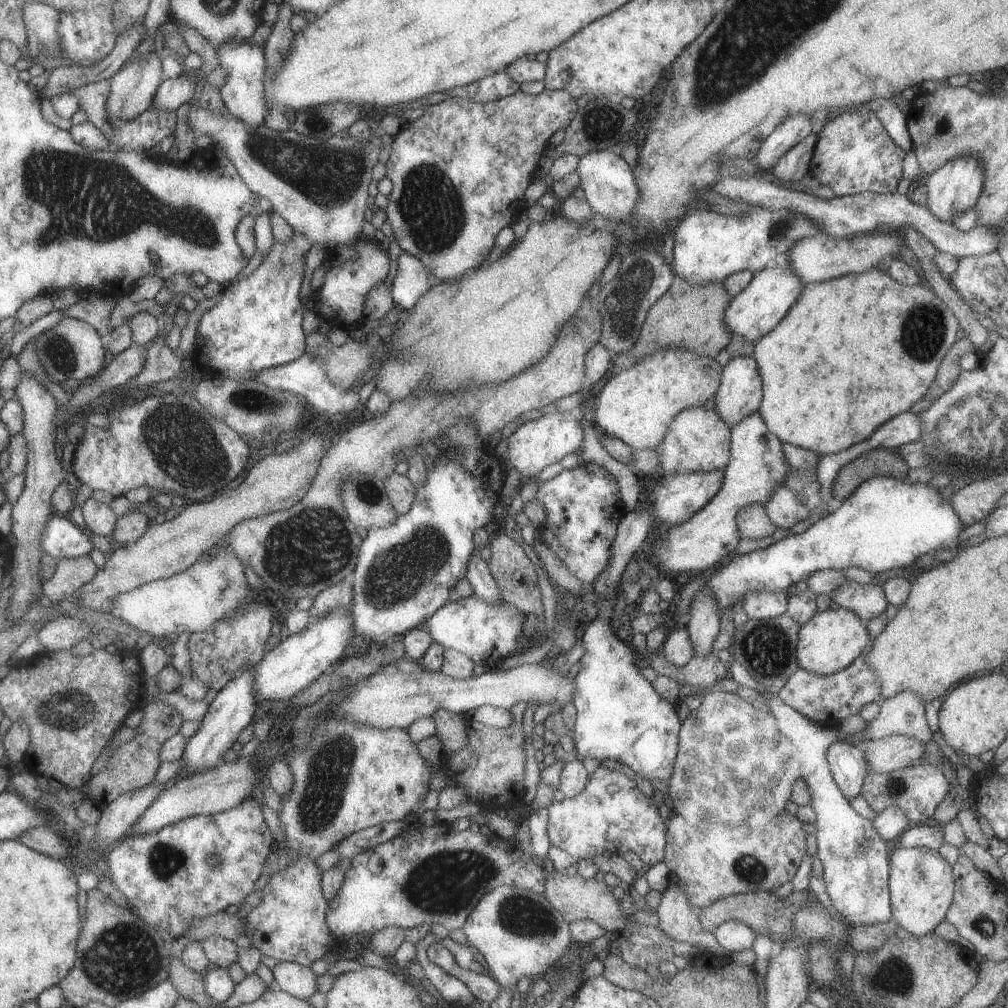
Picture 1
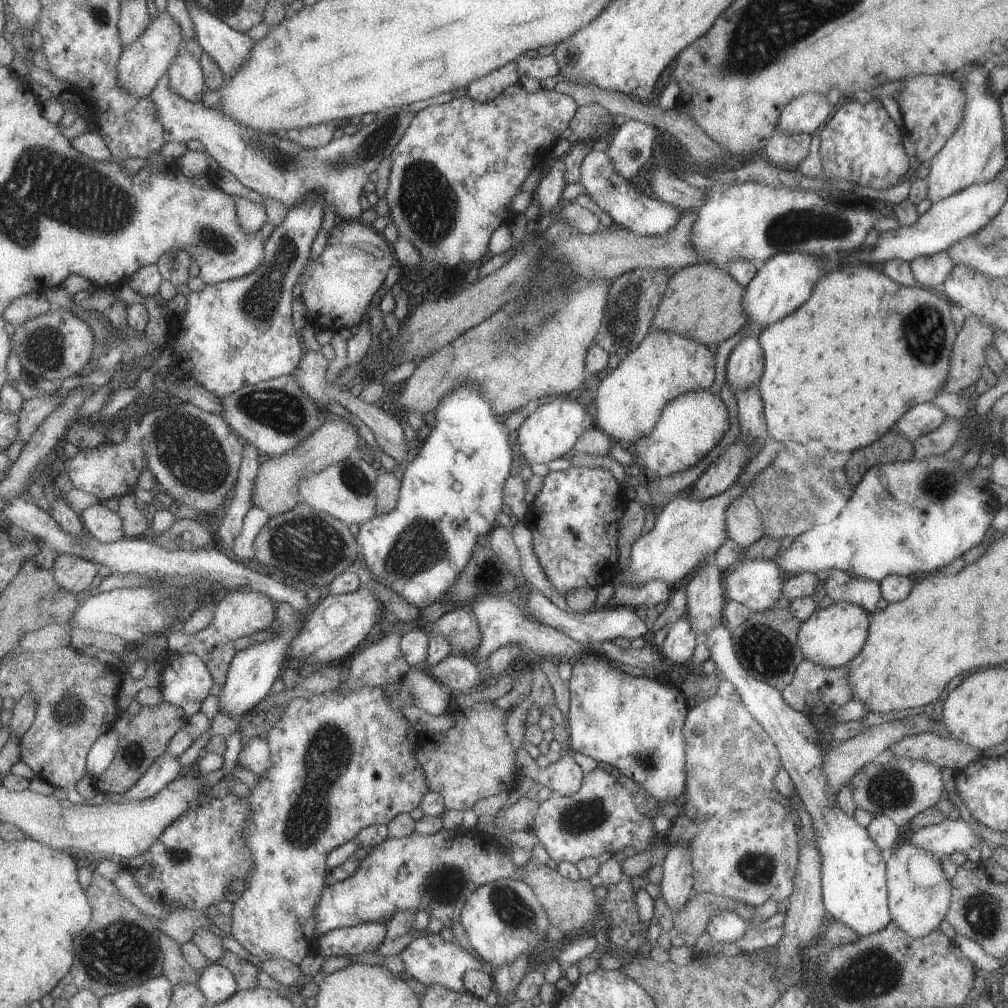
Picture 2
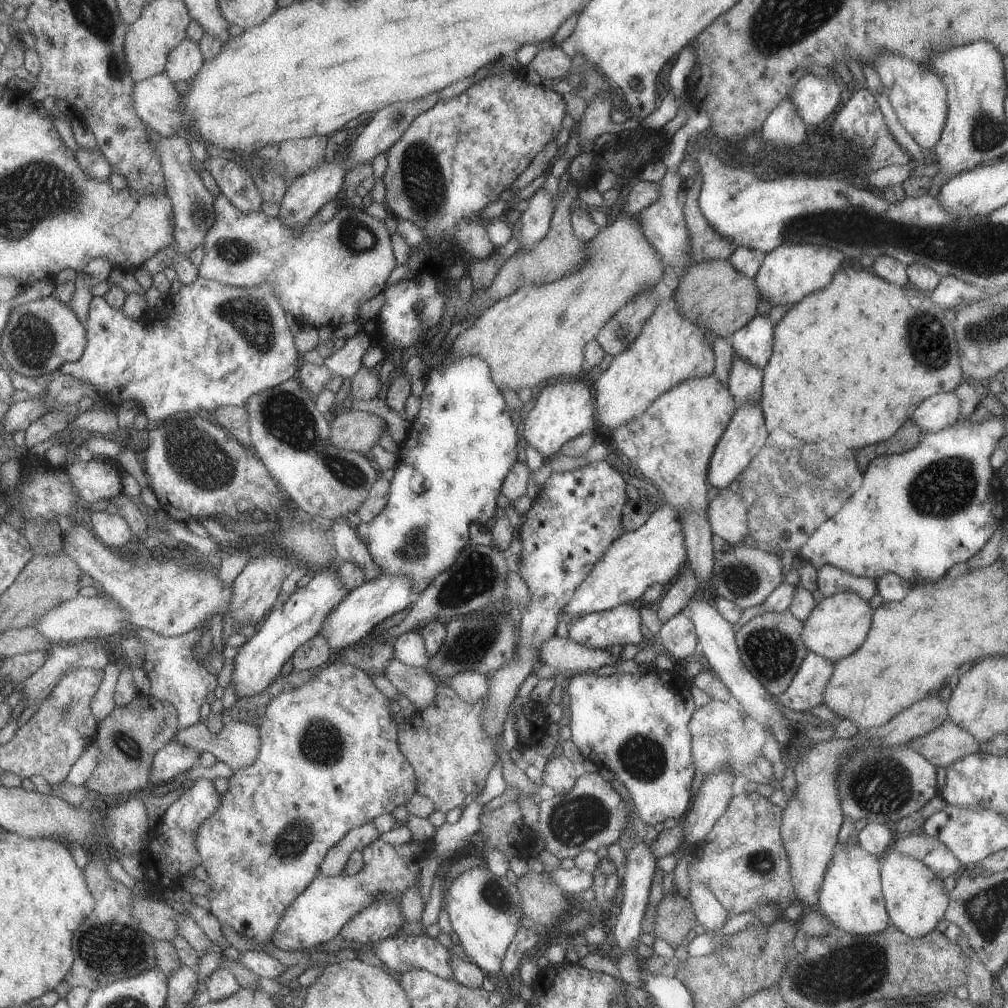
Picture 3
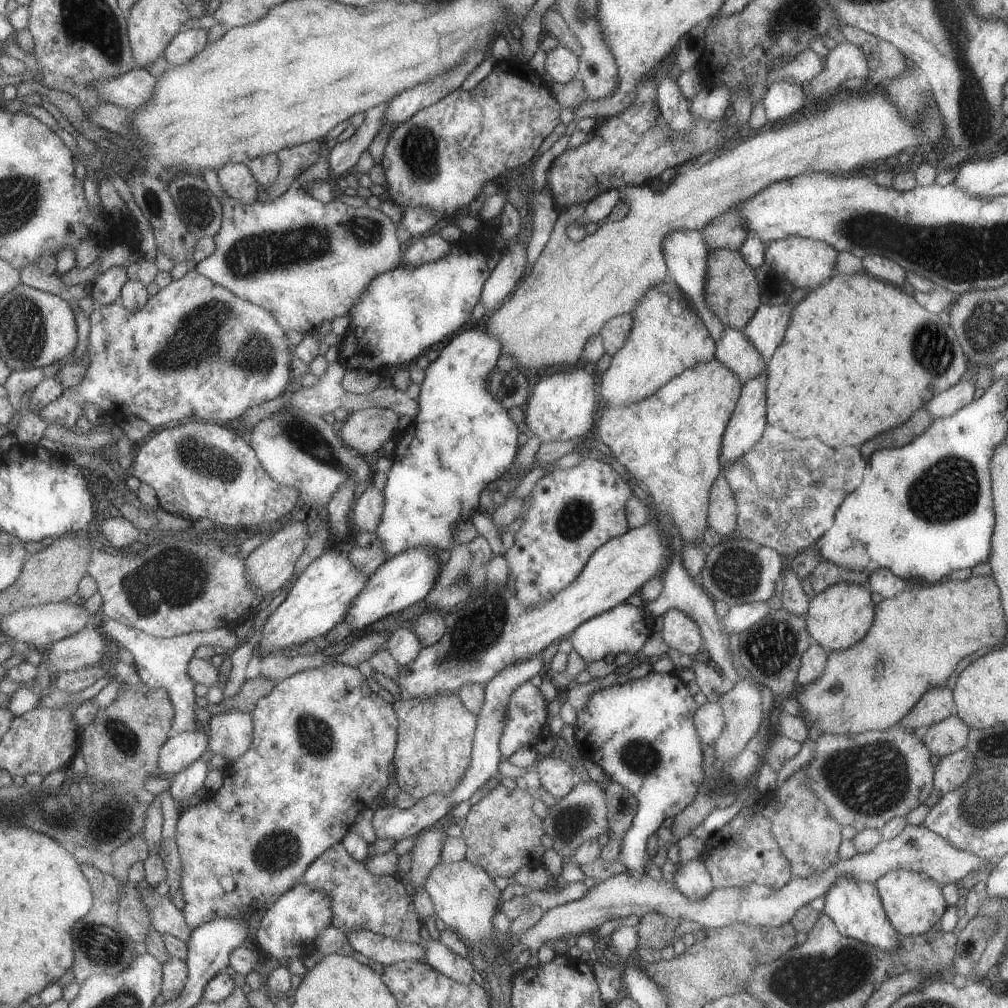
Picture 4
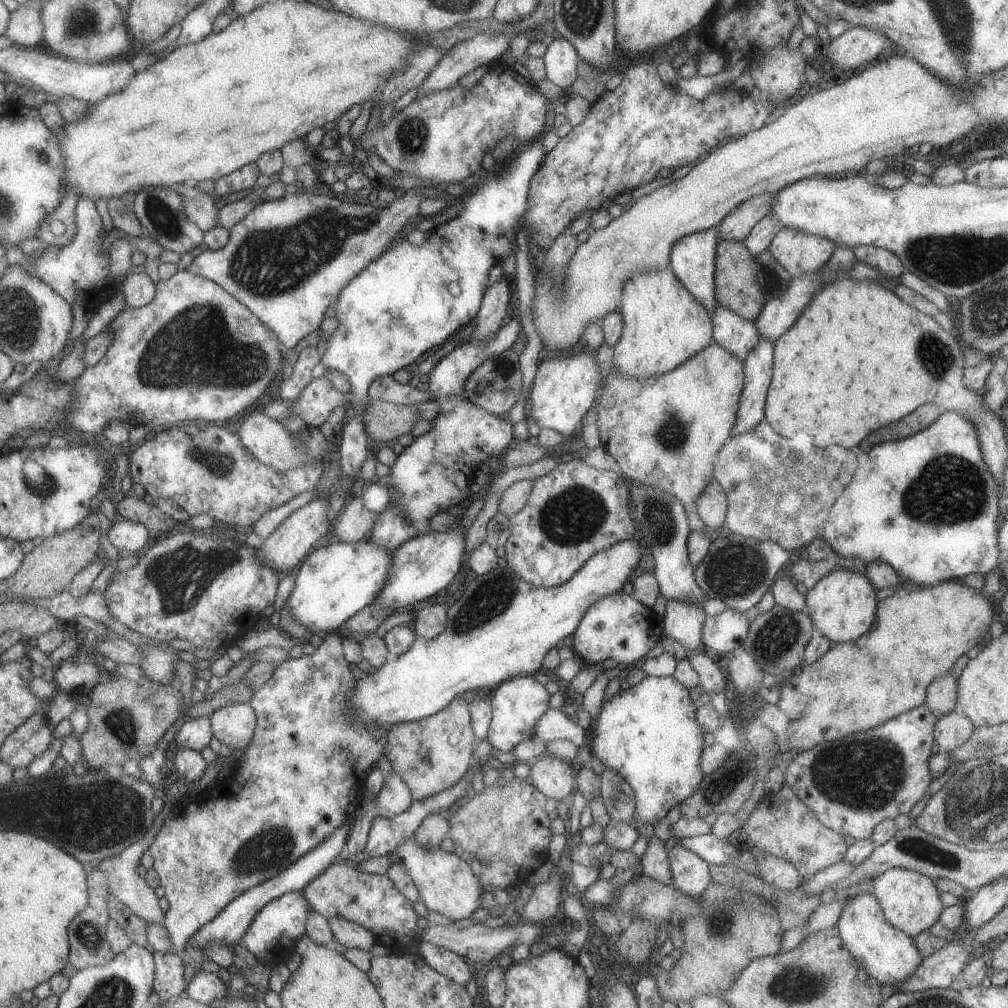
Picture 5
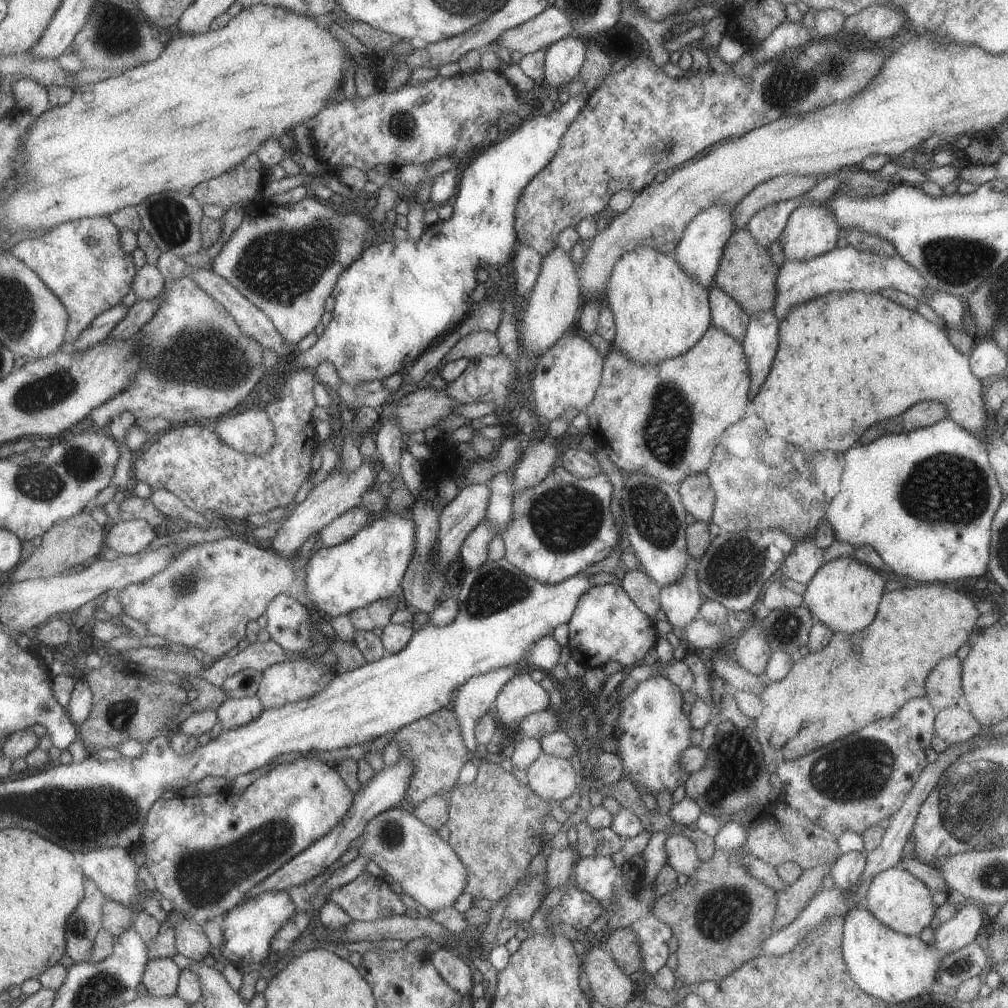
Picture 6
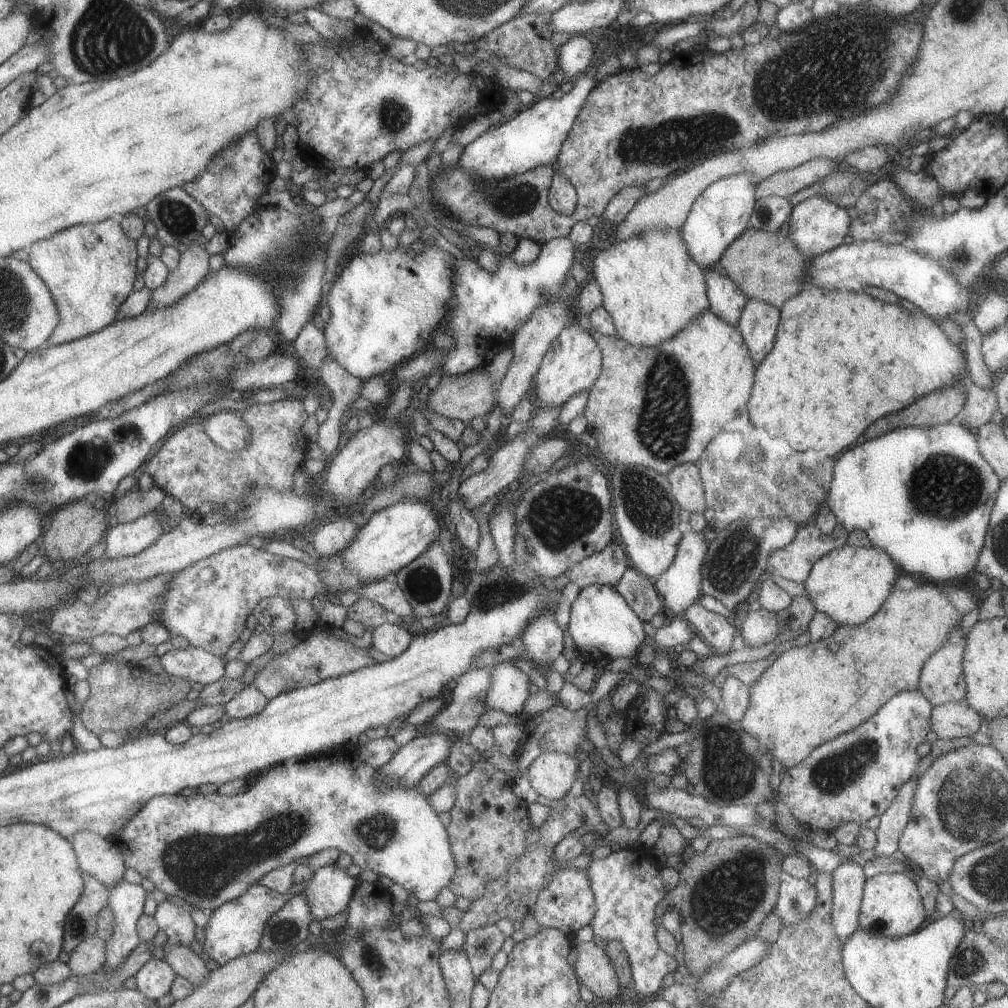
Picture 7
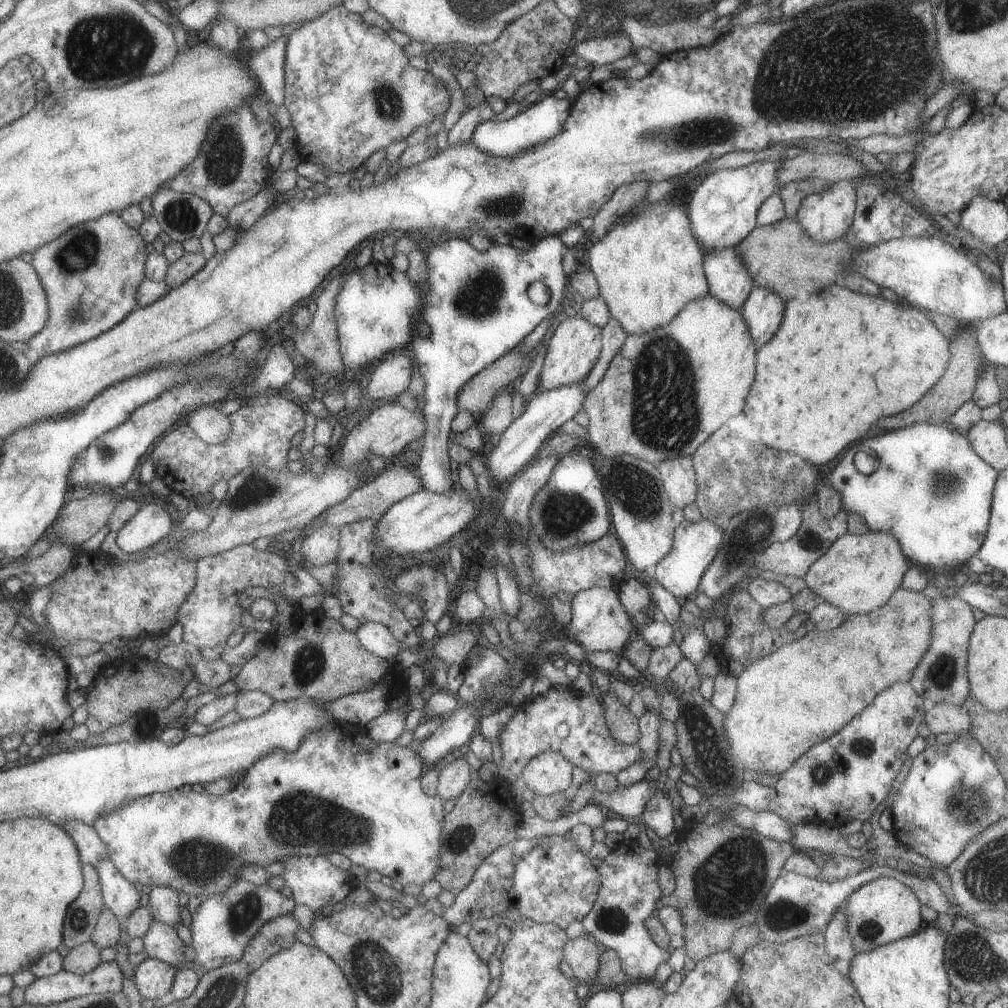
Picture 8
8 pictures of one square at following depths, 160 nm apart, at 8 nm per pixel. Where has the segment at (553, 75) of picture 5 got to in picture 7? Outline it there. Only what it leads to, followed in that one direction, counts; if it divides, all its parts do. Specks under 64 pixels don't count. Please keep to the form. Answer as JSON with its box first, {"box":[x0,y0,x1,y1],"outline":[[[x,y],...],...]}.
{"box":[556,35,592,76],"outline":[[[573,35],[556,48],[557,76],[567,74],[573,76],[576,72],[584,72],[592,59],[592,45],[586,35]]]}

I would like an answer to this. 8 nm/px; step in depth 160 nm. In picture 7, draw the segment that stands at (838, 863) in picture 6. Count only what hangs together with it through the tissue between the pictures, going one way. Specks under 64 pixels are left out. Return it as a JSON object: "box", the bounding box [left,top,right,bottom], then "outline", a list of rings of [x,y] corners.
{"box":[831,859,866,942],"outline":[[[845,859],[833,872],[831,920],[836,937],[843,942],[857,927],[866,876],[862,865]]]}

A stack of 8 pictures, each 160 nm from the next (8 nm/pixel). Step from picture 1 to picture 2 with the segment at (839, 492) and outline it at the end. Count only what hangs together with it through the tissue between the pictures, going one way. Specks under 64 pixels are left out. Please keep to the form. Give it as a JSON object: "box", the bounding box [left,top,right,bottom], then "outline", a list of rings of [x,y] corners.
{"box":[843,430,912,488],"outline":[[[889,430],[868,446],[850,452],[850,457],[843,463],[843,470],[845,478],[854,488],[868,468],[889,462],[904,463],[911,459],[912,442]]]}

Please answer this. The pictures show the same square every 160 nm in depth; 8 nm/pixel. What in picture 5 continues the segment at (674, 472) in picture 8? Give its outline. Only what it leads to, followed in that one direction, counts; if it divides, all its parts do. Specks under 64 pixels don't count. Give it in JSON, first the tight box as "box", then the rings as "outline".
{"box":[694,479,726,530],"outline":[[[715,479],[705,485],[694,502],[695,512],[707,529],[717,530],[726,520],[726,496]]]}

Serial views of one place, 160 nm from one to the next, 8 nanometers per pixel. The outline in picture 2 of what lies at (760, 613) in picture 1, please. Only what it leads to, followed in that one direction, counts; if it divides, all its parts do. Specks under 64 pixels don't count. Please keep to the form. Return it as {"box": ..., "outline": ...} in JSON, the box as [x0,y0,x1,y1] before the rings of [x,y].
{"box":[722,554,783,613],"outline":[[[746,554],[722,575],[724,595],[727,599],[746,606],[751,612],[760,613],[775,607],[782,596],[783,576],[772,558],[752,558]]]}

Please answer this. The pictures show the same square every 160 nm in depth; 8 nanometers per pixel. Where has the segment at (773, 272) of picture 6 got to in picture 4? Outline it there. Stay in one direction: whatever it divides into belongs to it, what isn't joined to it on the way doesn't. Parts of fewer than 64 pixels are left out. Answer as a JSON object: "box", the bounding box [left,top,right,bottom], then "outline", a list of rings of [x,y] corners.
{"box":[704,248,760,331],"outline":[[[721,248],[707,253],[704,301],[707,308],[725,327],[741,331],[750,321],[756,308],[760,305],[760,292],[754,271],[743,262],[737,251]]]}

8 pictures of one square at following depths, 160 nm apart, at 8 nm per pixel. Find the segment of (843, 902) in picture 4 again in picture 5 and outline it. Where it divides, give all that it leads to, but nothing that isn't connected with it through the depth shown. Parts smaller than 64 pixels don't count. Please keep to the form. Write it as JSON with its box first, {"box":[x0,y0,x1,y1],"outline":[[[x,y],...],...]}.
{"box":[835,890,922,986],"outline":[[[870,890],[857,893],[842,904],[835,926],[843,944],[859,966],[880,985],[895,986],[899,981],[906,981],[908,976],[914,973],[922,958],[919,945],[903,931],[893,928],[885,920],[880,908],[881,905]]]}

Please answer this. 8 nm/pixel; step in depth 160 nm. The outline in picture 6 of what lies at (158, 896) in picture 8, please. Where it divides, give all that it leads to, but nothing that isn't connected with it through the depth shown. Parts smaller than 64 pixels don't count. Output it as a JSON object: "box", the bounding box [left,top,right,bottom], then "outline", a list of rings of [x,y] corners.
{"box":[167,912,211,961],"outline":[[[175,912],[167,913],[169,924],[175,931],[176,953],[193,961],[201,961],[209,953],[211,944],[203,933],[202,927]]]}

